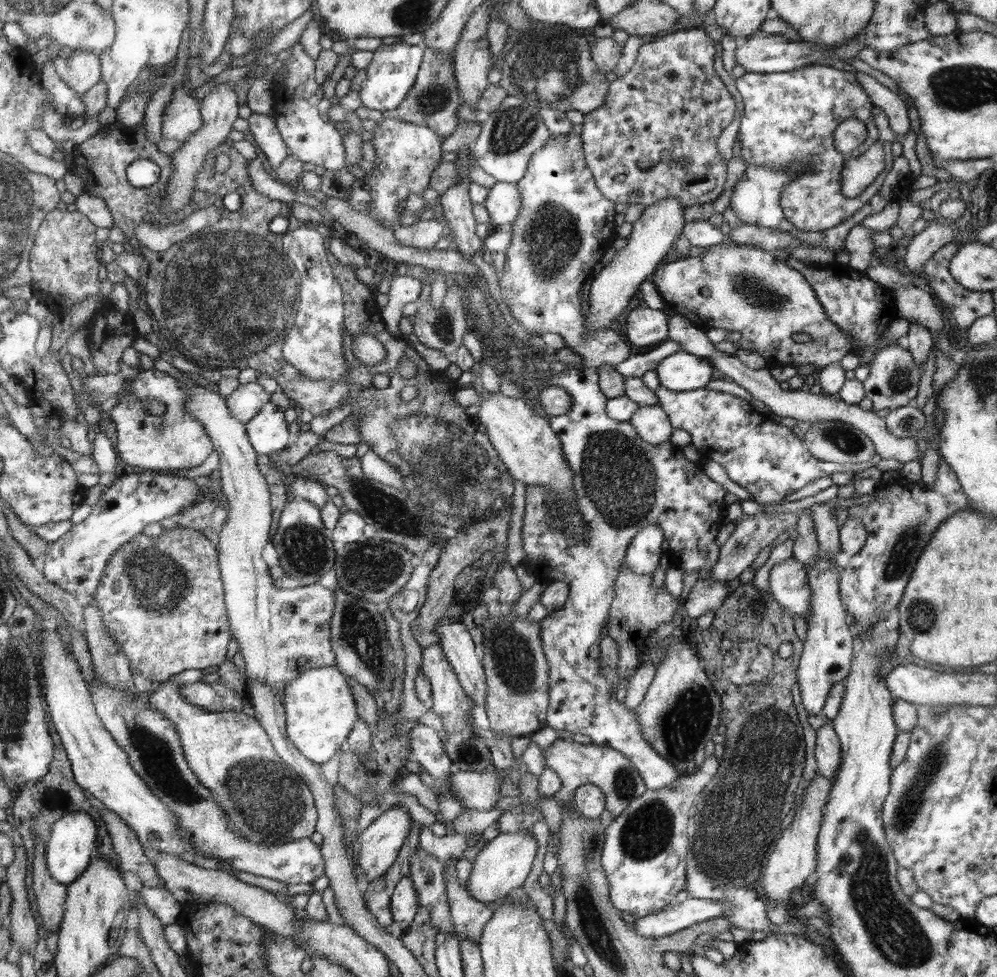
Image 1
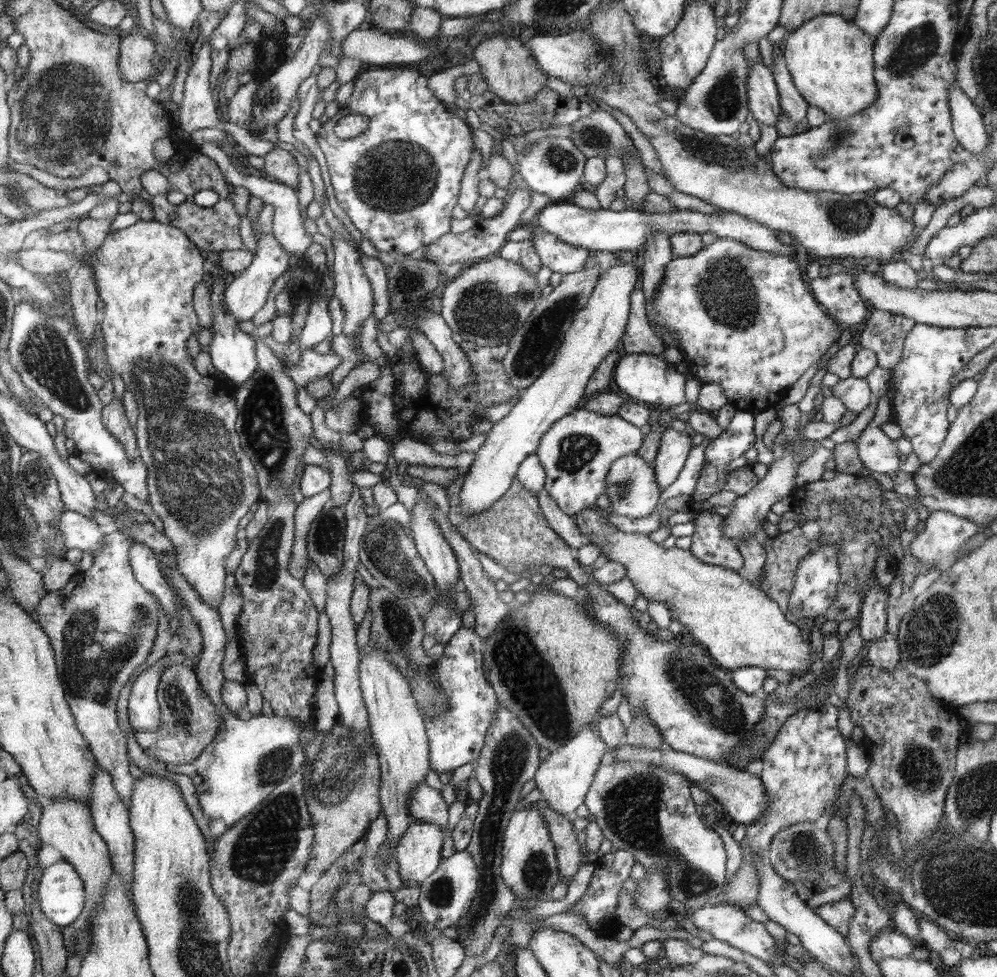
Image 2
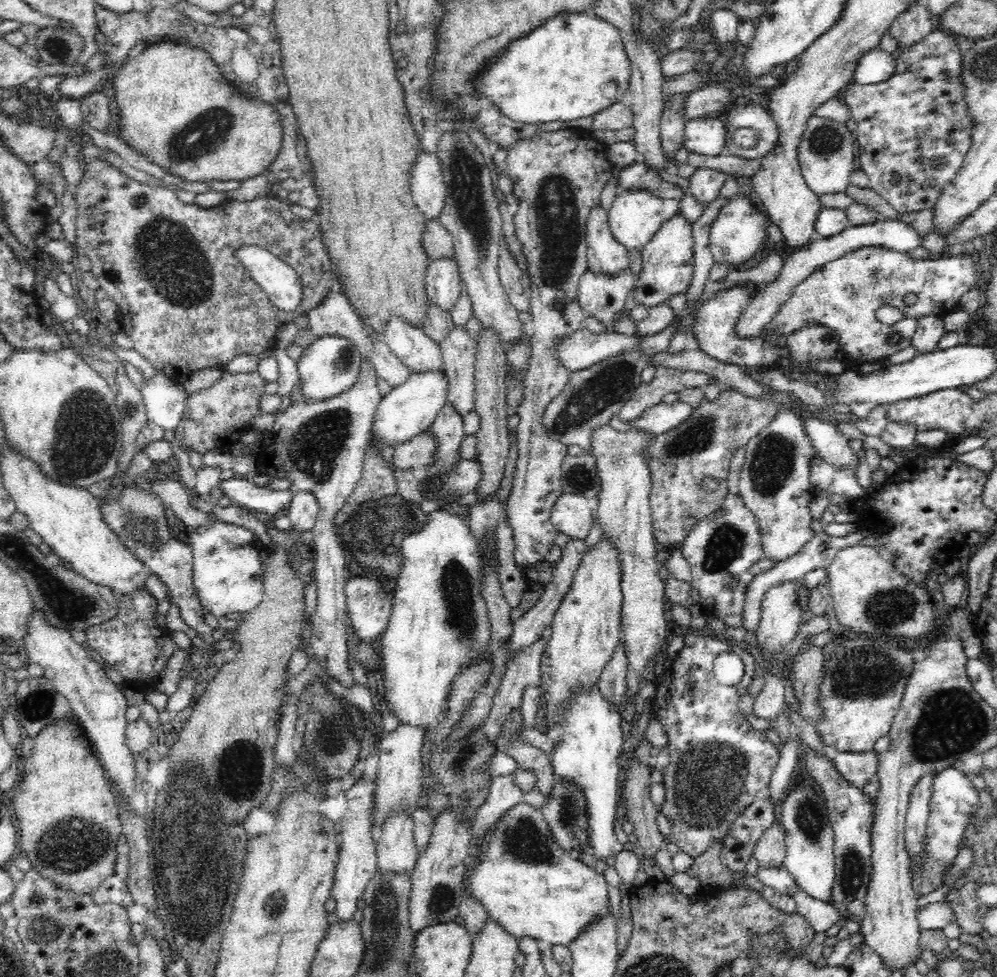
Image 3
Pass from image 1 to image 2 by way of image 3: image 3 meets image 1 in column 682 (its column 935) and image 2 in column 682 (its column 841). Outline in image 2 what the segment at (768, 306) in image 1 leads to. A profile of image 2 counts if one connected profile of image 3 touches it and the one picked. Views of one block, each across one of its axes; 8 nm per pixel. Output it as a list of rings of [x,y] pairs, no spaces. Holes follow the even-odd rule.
[[[730,237],[717,238],[692,256],[670,260],[654,301],[648,303],[649,321],[666,346],[678,348],[702,383],[720,384],[735,410],[753,415],[776,408],[796,380],[828,351],[840,336],[840,326],[828,316],[802,278],[794,258],[759,251]]]

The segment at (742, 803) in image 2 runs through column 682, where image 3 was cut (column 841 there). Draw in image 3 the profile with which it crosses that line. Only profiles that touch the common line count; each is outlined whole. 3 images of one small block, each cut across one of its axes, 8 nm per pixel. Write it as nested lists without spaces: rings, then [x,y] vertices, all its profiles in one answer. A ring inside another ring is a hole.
[[[832,752],[834,767],[844,780],[856,788],[863,788],[878,770],[878,753],[872,752]]]

